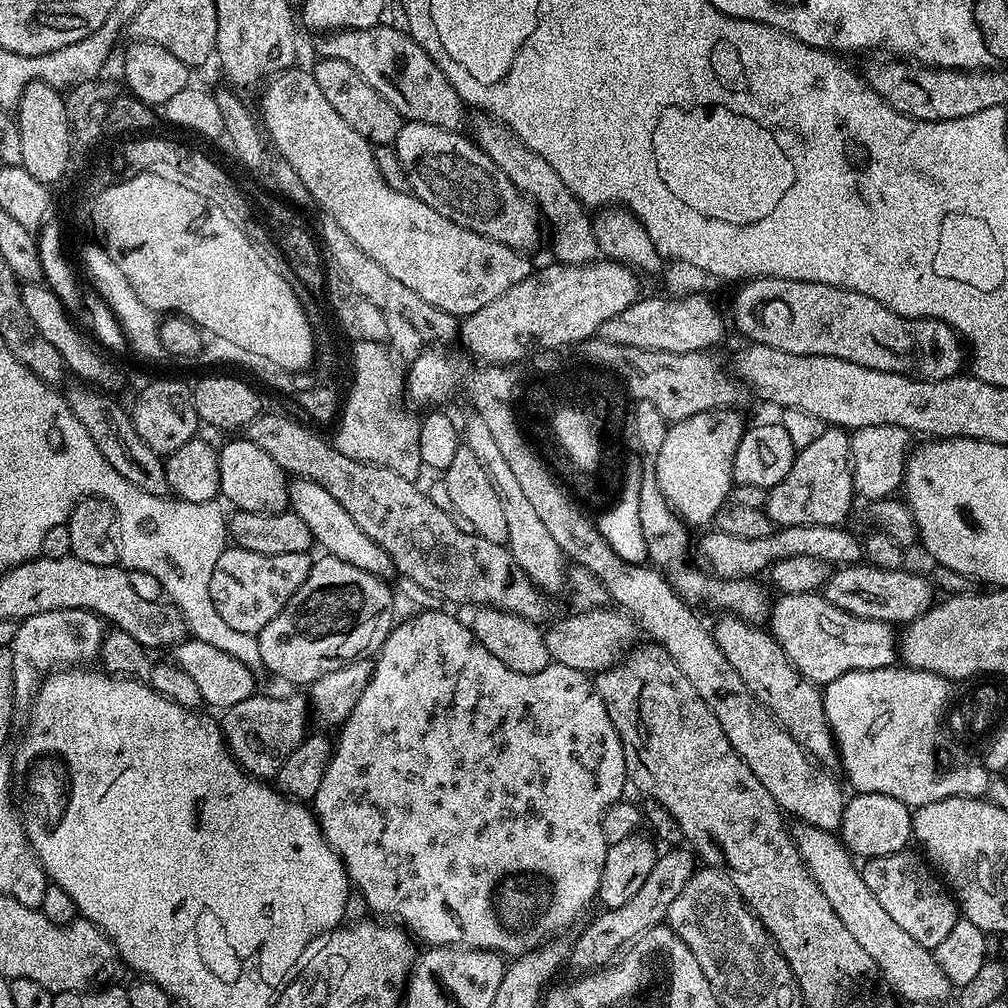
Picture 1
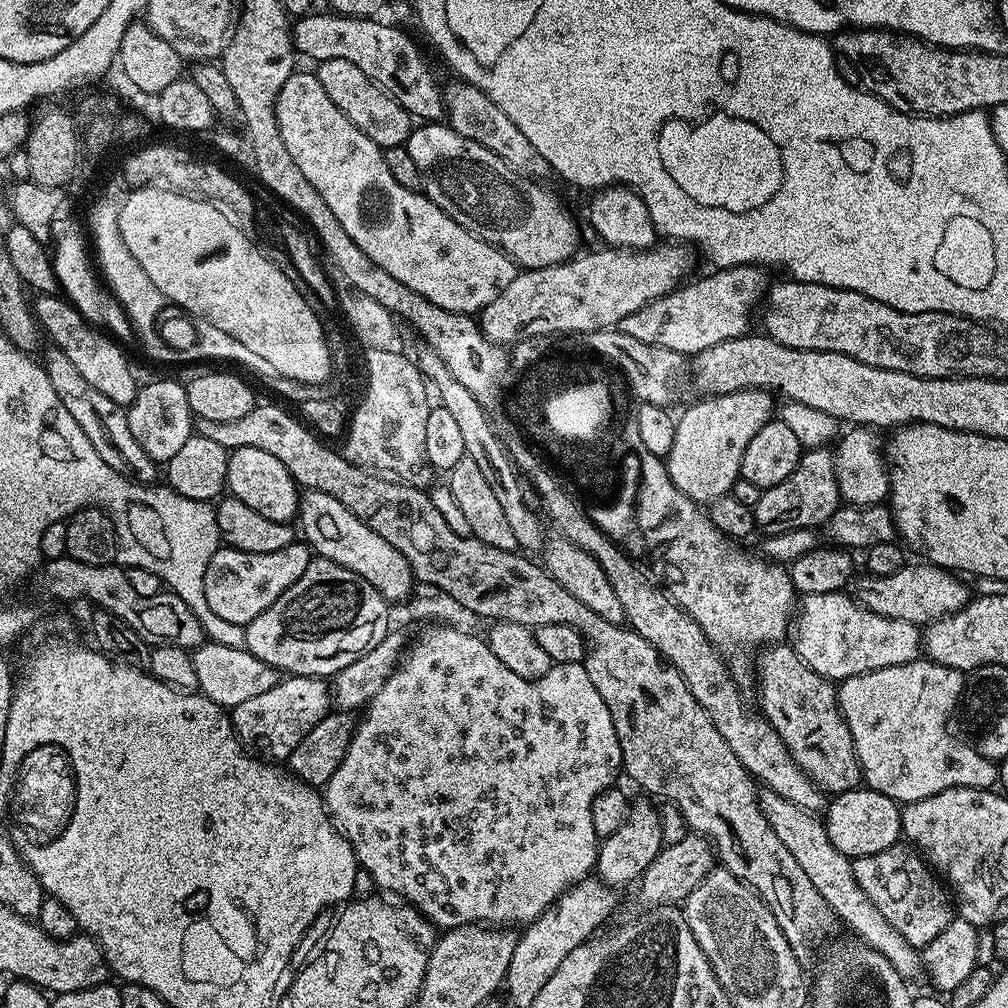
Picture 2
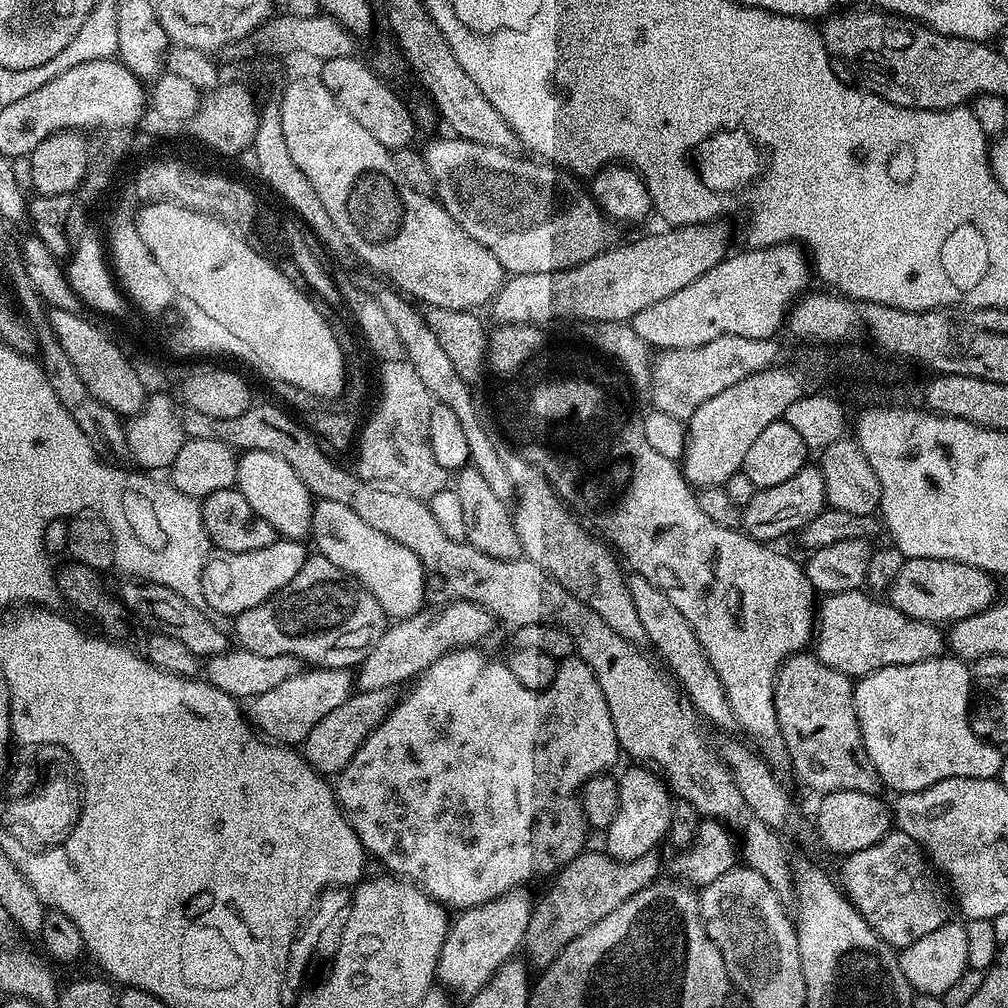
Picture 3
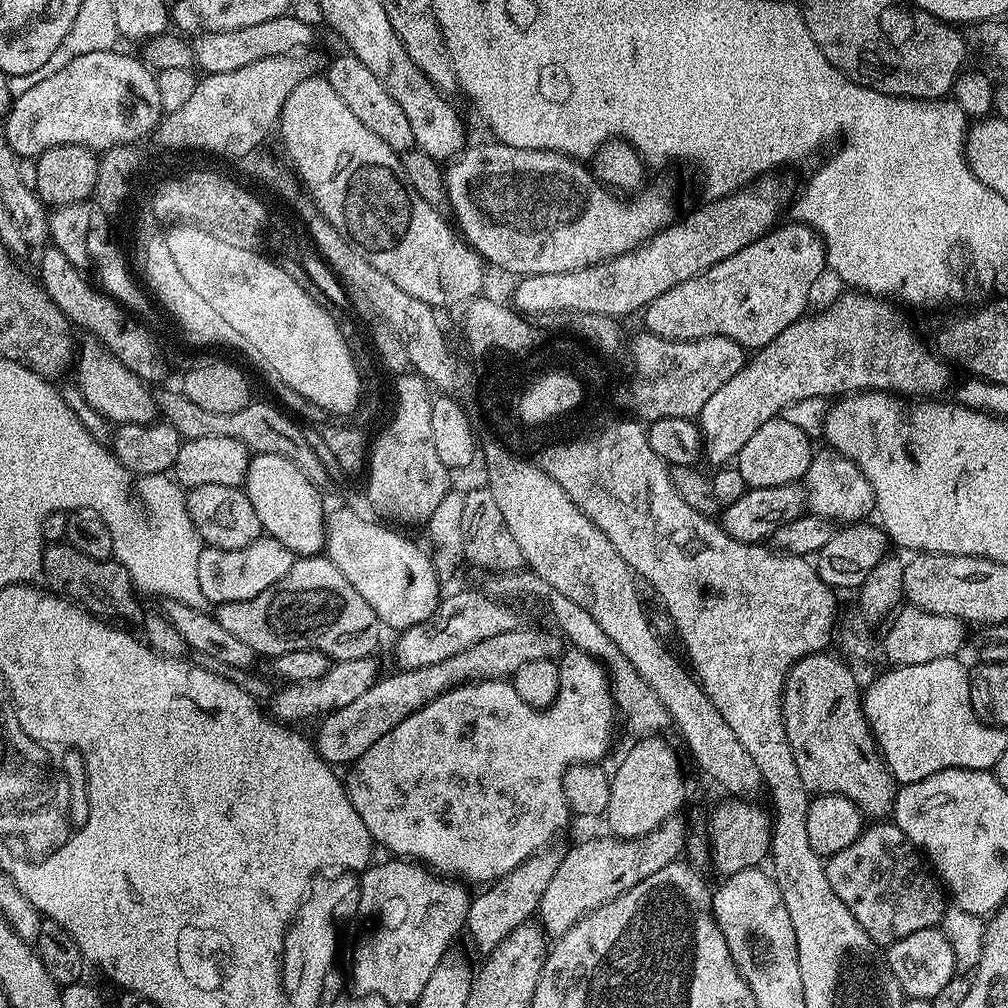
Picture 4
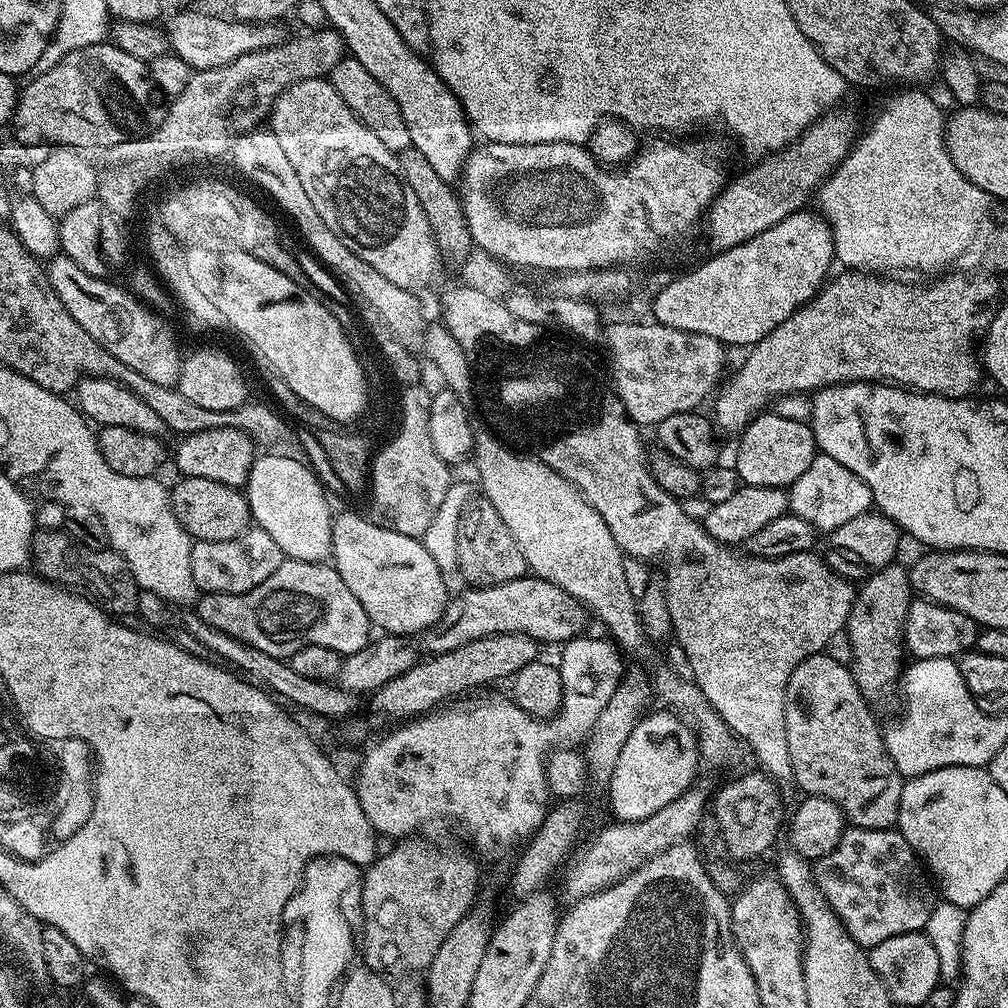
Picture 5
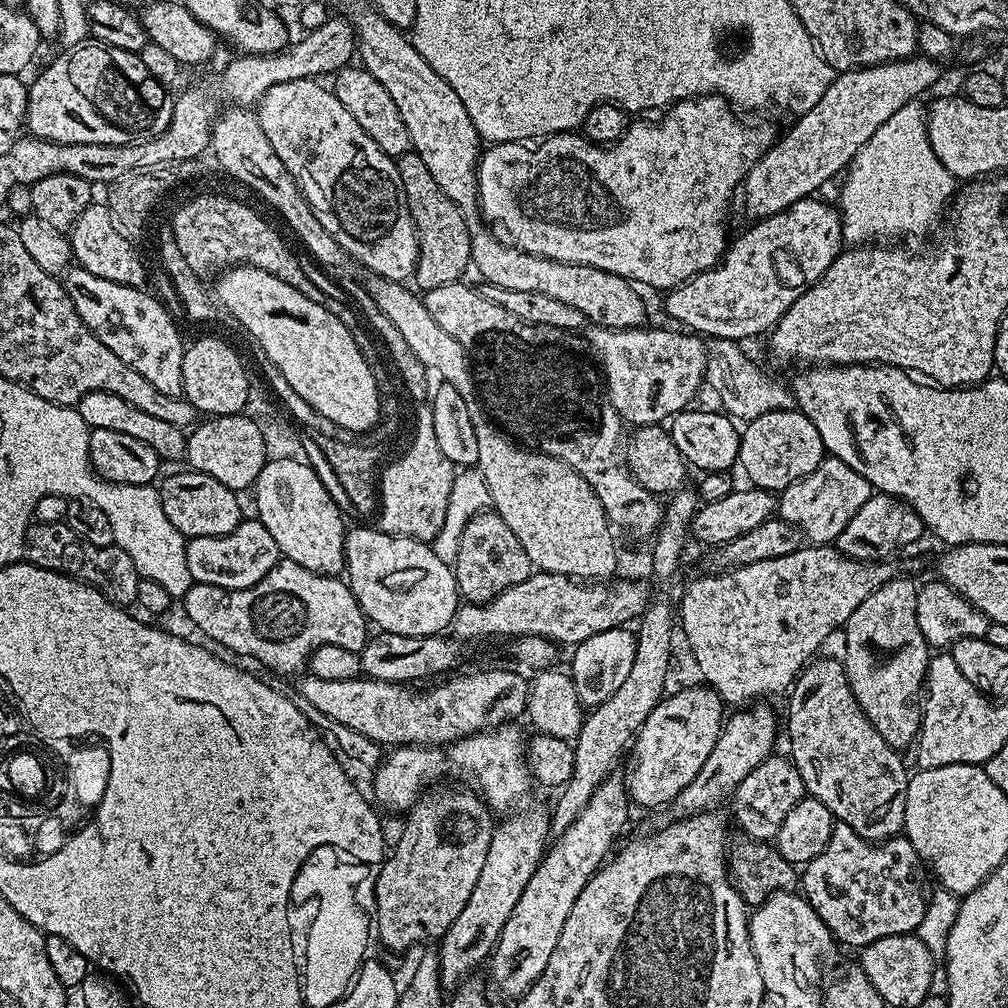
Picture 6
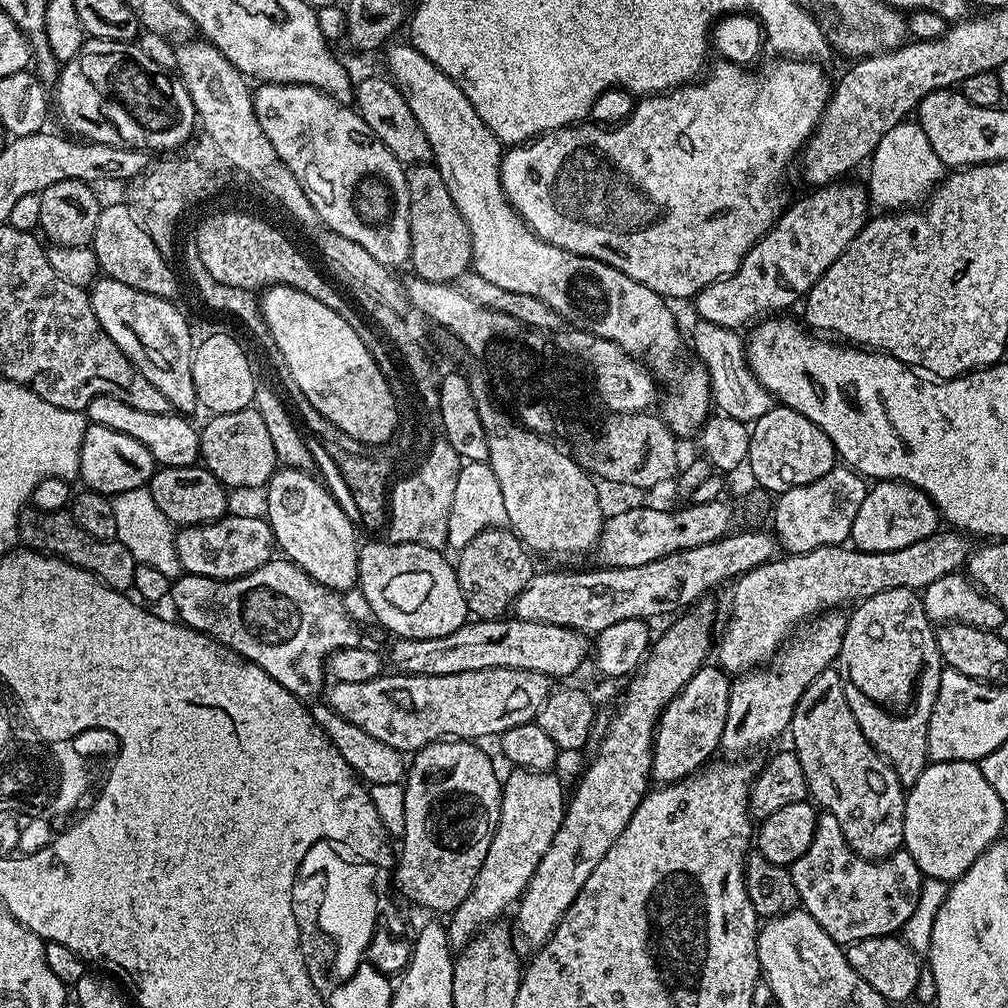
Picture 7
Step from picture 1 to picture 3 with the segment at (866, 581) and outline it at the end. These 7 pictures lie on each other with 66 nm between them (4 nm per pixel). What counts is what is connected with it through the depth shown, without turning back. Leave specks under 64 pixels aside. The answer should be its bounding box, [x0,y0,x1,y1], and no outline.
[890,558,998,626]

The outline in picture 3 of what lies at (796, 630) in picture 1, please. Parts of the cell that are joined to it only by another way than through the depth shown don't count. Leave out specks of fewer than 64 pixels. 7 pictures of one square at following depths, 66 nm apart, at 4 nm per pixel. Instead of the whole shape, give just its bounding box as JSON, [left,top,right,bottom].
[814,588,946,678]

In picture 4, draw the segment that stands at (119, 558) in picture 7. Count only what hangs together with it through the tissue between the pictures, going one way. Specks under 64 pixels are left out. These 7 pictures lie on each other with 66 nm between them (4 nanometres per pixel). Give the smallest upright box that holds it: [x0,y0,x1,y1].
[43,542,141,622]

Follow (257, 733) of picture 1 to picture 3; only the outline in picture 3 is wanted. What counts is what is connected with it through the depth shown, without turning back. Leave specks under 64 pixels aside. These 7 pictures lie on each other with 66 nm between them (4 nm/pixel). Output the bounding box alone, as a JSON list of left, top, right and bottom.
[246,667,354,746]

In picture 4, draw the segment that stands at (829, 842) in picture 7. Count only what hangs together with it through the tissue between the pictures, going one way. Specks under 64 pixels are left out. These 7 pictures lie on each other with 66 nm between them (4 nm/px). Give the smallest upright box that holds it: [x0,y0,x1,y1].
[824,822,946,946]

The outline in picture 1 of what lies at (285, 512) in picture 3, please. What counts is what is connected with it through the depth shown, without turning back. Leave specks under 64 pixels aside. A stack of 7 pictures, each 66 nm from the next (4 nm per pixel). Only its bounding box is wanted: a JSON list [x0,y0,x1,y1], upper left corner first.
[219,438,289,512]

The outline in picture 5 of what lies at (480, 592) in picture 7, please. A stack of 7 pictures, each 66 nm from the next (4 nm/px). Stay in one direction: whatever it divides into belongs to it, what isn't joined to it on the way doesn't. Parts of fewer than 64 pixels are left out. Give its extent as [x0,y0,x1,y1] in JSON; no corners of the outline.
[456,498,529,588]

